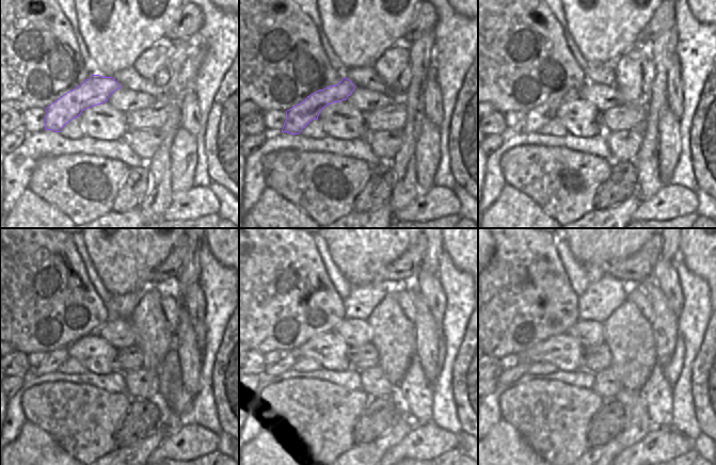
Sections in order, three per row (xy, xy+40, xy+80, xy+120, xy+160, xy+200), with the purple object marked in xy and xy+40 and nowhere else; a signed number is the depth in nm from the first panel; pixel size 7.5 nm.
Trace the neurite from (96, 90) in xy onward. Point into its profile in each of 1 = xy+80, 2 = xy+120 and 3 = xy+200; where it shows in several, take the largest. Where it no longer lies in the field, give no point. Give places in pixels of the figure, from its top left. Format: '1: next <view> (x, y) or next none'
1: next xy+80 (535, 119)
2: next xy+120 (56, 358)
3: next xy+200 (507, 375)

